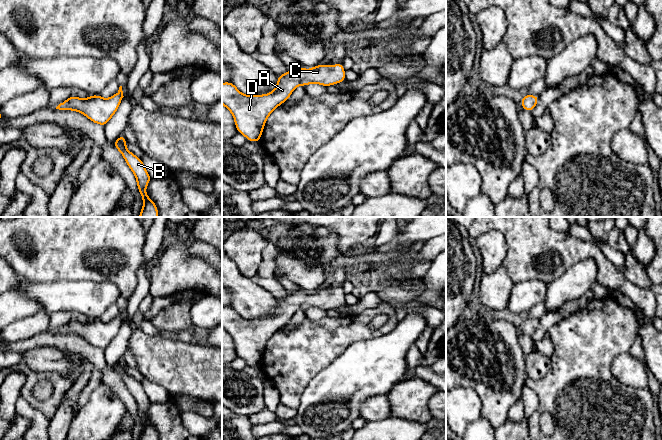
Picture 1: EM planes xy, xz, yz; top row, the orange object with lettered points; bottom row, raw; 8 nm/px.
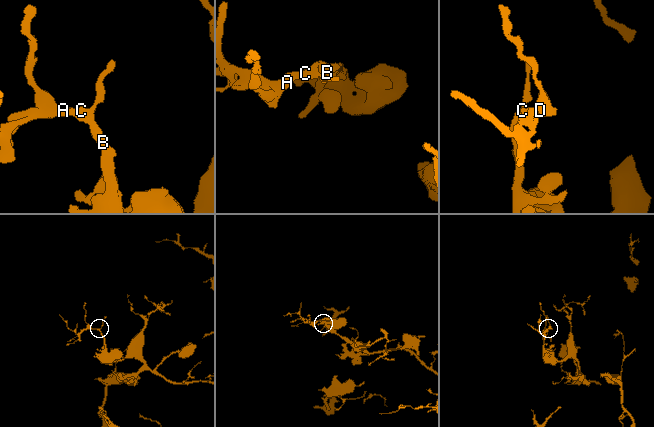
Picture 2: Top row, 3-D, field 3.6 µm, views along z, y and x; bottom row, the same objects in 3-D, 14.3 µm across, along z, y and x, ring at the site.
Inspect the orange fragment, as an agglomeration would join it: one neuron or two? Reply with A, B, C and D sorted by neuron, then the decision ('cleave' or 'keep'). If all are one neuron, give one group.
A B C D; keep

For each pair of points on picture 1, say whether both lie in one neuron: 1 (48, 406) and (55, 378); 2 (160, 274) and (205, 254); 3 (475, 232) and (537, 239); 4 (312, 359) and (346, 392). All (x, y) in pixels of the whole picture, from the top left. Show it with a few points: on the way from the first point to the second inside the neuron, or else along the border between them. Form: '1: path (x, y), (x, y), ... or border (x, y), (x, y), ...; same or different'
1: path (54, 399), (57, 394), (57, 385); same
2: border (190, 243), (188, 253), (202, 258), (211, 267); different
3: path (490, 227), (522, 227); same
4: border (341, 354), (323, 368), (307, 386); different

